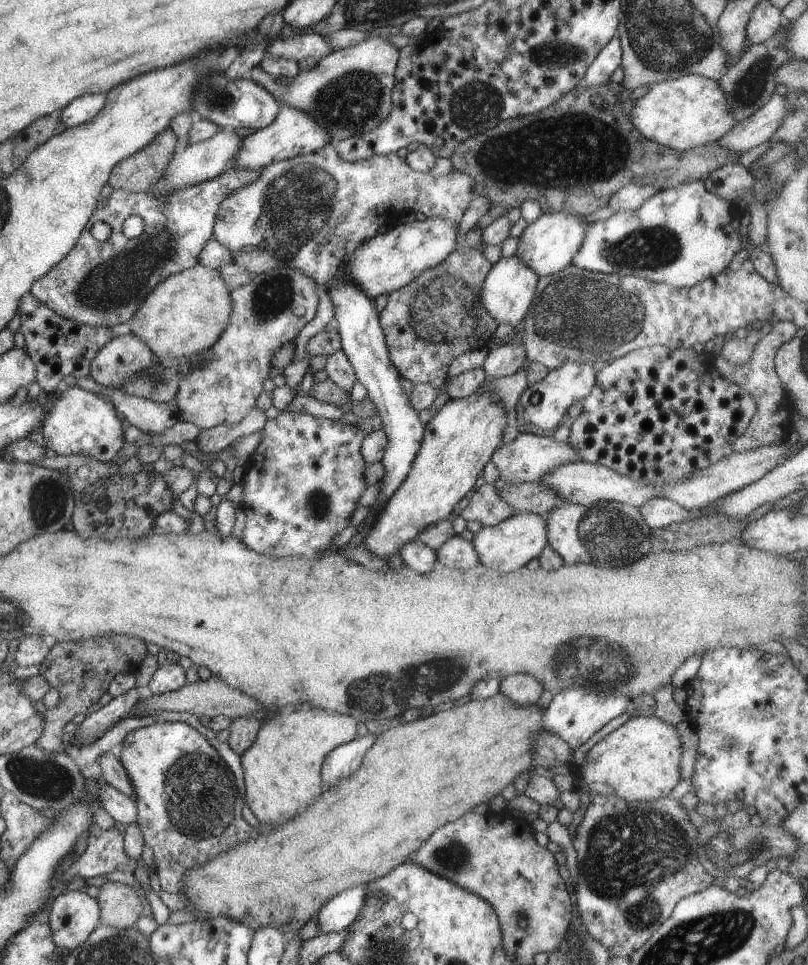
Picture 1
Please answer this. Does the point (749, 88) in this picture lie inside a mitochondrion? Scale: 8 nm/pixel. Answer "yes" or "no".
yes

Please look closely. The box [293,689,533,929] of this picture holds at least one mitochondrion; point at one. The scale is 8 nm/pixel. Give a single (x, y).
(451, 856)

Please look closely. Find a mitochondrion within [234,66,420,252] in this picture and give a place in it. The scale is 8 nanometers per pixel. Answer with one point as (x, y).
(353, 101)

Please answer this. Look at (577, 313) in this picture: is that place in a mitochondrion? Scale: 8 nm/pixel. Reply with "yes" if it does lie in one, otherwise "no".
yes

